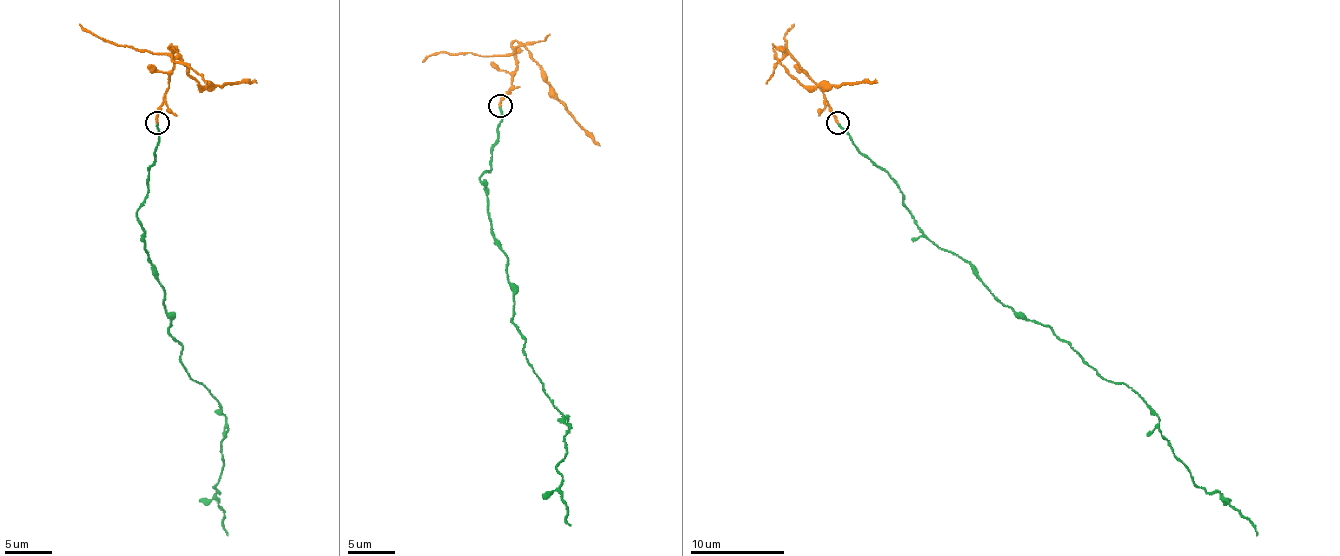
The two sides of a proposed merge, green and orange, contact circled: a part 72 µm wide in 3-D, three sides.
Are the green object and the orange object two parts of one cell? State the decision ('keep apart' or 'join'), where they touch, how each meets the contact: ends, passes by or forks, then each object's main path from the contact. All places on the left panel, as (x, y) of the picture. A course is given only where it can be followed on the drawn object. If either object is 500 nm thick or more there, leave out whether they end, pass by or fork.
keep apart; at (157, 122); green ends there; orange ends there; green runs (156, 123), (140, 227), (180, 361), (227, 420), (213, 485), (227, 535); orange runs (156, 123), (173, 66), (170, 55), (201, 85), (257, 83)

